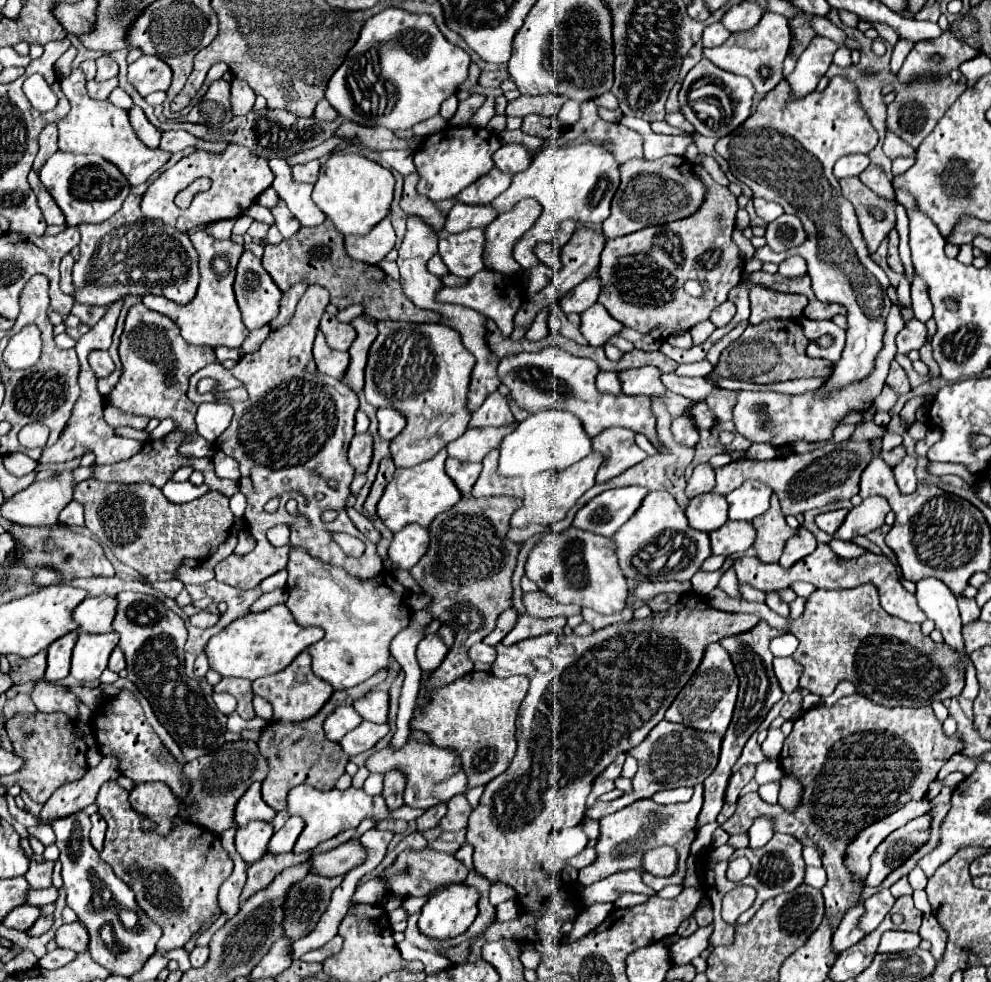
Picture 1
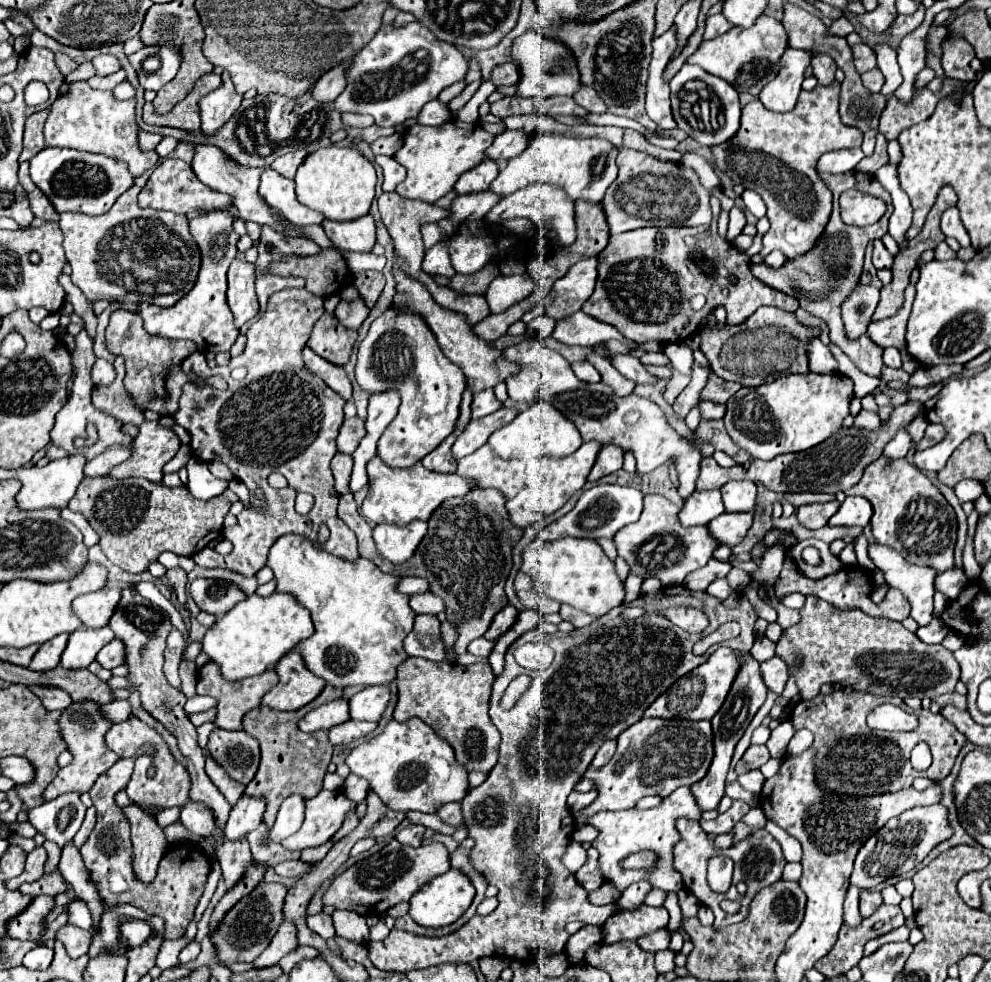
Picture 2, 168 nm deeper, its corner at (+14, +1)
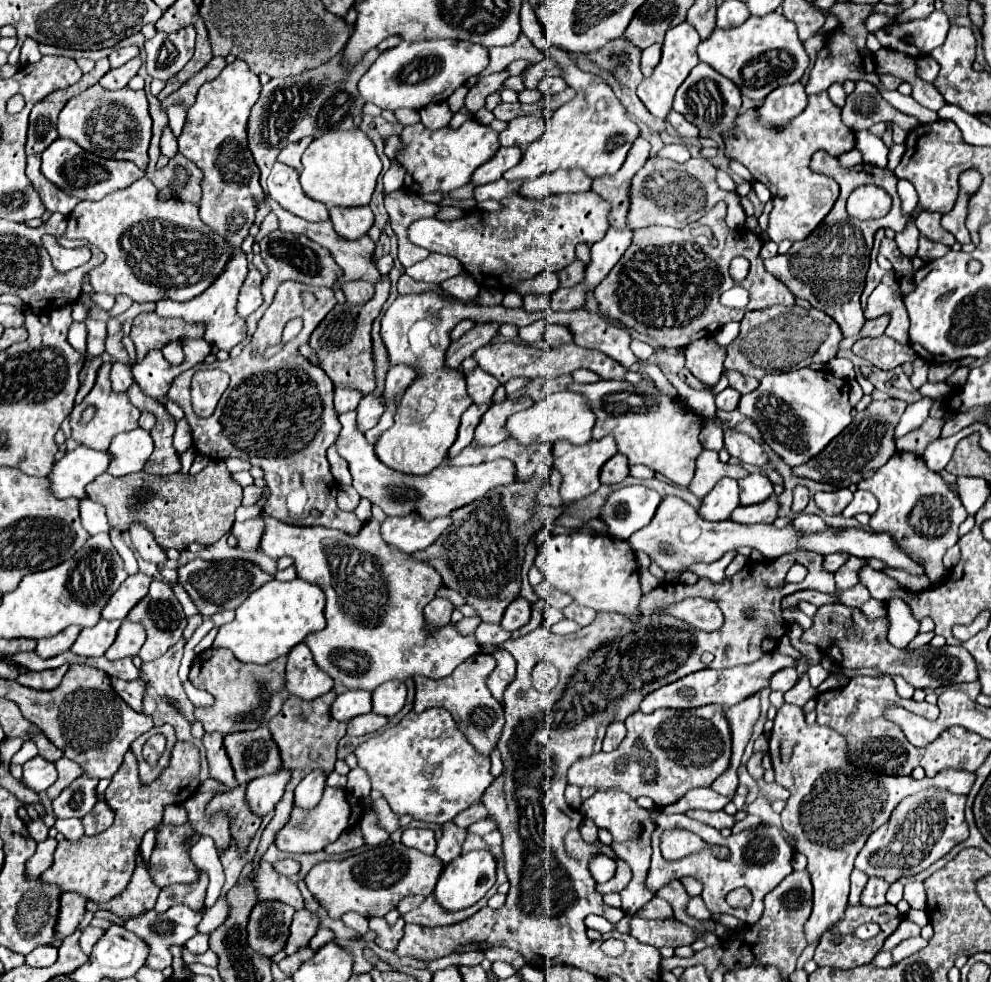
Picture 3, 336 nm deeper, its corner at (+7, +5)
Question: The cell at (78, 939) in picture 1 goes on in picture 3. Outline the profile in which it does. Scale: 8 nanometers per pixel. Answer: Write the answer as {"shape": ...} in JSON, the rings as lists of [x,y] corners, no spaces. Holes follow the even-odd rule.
{"shape":[[[93,926],[83,928],[81,940],[79,940],[79,944],[81,944],[83,952],[85,952],[85,954],[91,954],[91,948],[95,946],[95,942],[97,942],[103,934],[105,934],[105,930],[103,930],[103,928],[93,928]]]}

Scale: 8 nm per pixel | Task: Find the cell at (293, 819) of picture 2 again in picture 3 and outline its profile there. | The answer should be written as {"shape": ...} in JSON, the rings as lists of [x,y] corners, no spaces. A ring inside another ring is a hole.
{"shape":[[[313,770],[311,774],[307,774],[295,790],[295,804],[303,808],[317,806],[325,790],[325,780],[327,780],[327,772],[323,770]]]}

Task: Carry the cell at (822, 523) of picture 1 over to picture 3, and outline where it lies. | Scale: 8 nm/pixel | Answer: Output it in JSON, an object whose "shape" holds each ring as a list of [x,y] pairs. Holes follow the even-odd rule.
{"shape":[[[839,488],[835,492],[817,492],[815,494],[815,502],[817,506],[829,514],[829,516],[835,516],[835,514],[841,514],[843,508],[853,500],[853,492],[849,488]]]}

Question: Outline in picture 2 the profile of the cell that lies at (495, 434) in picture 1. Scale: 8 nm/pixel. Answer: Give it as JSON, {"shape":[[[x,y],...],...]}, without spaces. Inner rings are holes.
{"shape":[[[500,408],[496,410],[494,414],[486,416],[486,418],[480,418],[480,420],[470,420],[470,424],[464,428],[464,432],[456,438],[454,446],[452,446],[452,456],[456,460],[464,458],[466,454],[472,454],[474,450],[478,450],[482,444],[486,444],[488,436],[506,426],[508,422],[514,420],[518,412],[514,408]]]}

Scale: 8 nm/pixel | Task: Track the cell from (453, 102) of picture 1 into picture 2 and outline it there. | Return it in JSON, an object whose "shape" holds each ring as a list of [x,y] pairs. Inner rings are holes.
{"shape":[[[430,100],[418,114],[418,122],[424,126],[442,126],[448,120],[452,120],[452,112],[438,100]]]}

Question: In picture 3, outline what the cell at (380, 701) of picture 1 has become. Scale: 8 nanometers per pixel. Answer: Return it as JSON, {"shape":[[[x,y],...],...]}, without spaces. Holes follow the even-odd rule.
{"shape":[[[385,682],[373,690],[373,712],[383,716],[395,716],[407,698],[407,688],[403,682]]]}

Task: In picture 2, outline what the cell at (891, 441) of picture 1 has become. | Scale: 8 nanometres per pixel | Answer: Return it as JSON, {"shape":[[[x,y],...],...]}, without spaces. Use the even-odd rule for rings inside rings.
{"shape":[[[862,410],[862,412],[854,418],[854,426],[864,428],[864,430],[878,430],[880,424],[882,424],[882,422],[880,422],[878,414],[872,414],[872,412],[866,412],[866,410]]]}

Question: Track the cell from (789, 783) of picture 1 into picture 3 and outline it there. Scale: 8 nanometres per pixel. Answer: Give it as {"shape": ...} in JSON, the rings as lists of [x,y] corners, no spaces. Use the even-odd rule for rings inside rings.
{"shape":[[[783,704],[773,720],[769,734],[769,754],[773,760],[775,782],[785,786],[791,796],[781,812],[783,830],[795,838],[795,852],[807,856],[807,870],[813,882],[813,914],[805,924],[809,942],[839,922],[845,914],[849,896],[849,876],[853,860],[867,842],[869,834],[885,824],[893,808],[909,794],[937,786],[955,794],[969,794],[975,772],[941,770],[935,778],[915,780],[911,776],[877,776],[855,768],[847,758],[845,736],[819,724],[807,724],[801,708]]]}

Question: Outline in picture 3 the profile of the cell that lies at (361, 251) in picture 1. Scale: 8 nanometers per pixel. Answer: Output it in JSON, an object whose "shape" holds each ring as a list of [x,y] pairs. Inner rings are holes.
{"shape":[[[341,206],[329,208],[333,228],[347,240],[357,240],[373,226],[373,212],[369,206],[353,206],[353,210],[341,210]]]}

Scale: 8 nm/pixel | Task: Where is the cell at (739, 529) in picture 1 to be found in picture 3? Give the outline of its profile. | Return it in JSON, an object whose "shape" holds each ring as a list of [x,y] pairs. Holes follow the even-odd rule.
{"shape":[[[773,494],[761,504],[739,506],[737,510],[733,510],[733,520],[739,524],[773,524],[777,520],[777,512],[779,512],[779,500]]]}

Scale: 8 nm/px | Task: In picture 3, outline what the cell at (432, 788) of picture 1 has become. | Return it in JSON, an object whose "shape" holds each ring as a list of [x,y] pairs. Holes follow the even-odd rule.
{"shape":[[[429,708],[421,714],[409,712],[399,724],[387,728],[385,732],[371,736],[367,742],[357,746],[355,756],[359,766],[367,770],[371,786],[383,794],[395,814],[411,814],[415,820],[445,824],[451,822],[461,810],[481,800],[483,792],[493,784],[489,756],[477,752],[465,734],[457,728],[455,720],[443,708]]]}

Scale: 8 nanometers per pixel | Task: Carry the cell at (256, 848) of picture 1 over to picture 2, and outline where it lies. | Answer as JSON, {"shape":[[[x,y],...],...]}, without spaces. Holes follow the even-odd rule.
{"shape":[[[242,796],[238,800],[238,804],[232,808],[230,818],[226,822],[226,830],[224,830],[226,838],[228,840],[246,838],[250,830],[260,826],[262,814],[264,814],[264,800],[262,798]]]}

